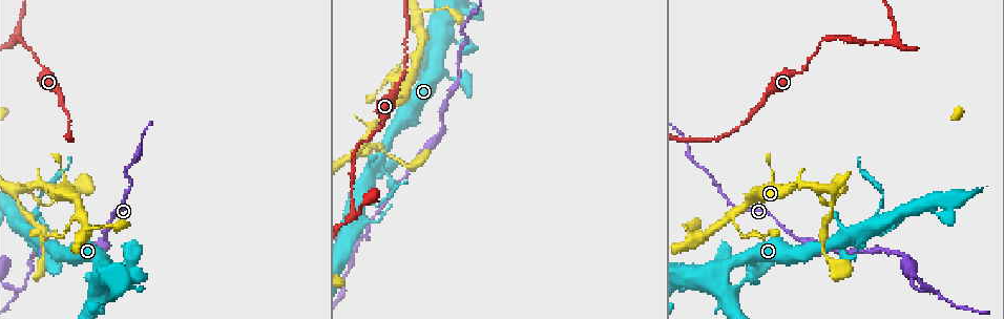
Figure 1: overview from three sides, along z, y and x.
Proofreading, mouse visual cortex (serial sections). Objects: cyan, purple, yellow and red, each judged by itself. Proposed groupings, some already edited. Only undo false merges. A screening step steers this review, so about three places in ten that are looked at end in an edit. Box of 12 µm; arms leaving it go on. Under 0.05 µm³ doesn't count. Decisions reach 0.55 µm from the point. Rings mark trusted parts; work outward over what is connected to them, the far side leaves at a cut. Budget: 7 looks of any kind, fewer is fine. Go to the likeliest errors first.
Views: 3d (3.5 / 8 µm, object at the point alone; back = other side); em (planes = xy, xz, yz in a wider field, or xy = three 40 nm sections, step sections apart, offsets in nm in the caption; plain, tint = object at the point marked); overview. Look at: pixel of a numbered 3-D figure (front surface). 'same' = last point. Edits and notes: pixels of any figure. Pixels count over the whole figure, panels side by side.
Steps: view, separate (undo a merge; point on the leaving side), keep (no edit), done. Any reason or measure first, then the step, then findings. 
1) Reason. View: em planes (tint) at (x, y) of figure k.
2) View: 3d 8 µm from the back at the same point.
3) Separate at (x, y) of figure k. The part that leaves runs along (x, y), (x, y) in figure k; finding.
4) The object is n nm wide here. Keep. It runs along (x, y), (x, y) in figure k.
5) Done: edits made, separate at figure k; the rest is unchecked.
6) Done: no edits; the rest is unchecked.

A narrow waist. View: 3d 3.5 µm from the back at (353, 252) of figure 1.

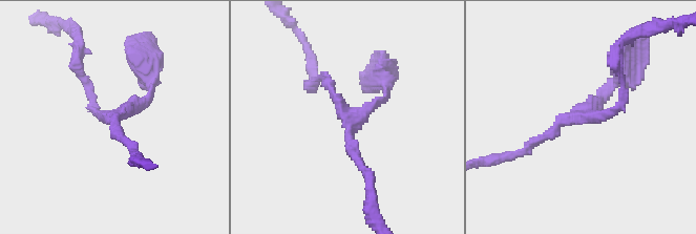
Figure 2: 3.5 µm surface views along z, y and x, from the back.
Shape alone is not enough. View: em xy step 5 (tint) at (345, 116) of figure 2.

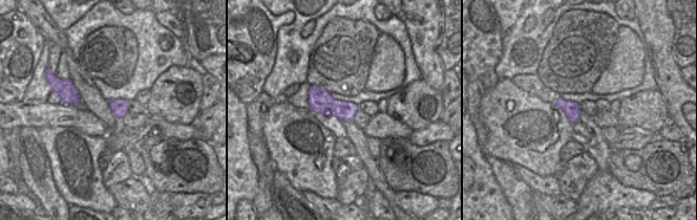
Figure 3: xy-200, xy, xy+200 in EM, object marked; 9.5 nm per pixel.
The object is 220 nm wide here. Keep. It runs along (319, 78), (345, 115), (381, 100), (387, 84) in figure 2; continuous, no second cell.

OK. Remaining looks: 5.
Thin arm on a thick one. View: 3d 3.5 µm at (874, 218) of figure 1.

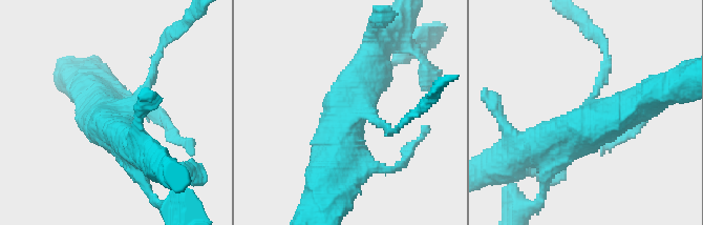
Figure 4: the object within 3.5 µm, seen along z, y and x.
3 arms meet here; the arms are 150, 500, 500 nm wide. View: em xy step 1 (tint) at (358, 113) of figure 4.

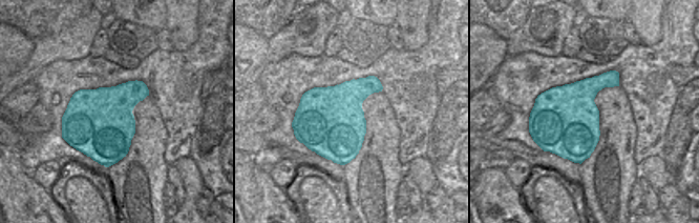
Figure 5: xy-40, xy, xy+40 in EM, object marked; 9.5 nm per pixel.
Separate at (604, 68) of figure 4. A second cell is stuck on.

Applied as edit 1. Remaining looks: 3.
Abrupt turn. View: 3d 3.5 µm from the back at (461, 11) of figure 1.

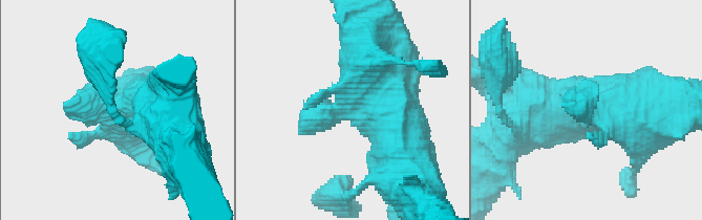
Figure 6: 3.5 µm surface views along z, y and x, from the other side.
Shape alone is not enough. View: em xy step 1 (tint) at (360, 110) of figure 6.

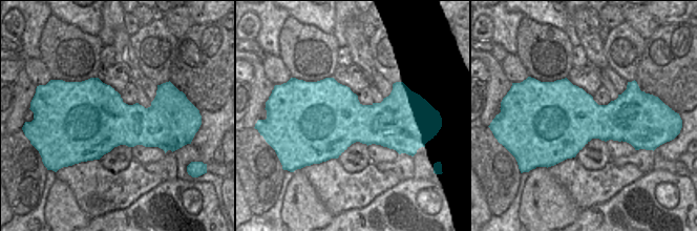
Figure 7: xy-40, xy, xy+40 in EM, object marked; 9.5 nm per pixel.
Cut it another way. View: em xy step 3 (tint) at the same point.

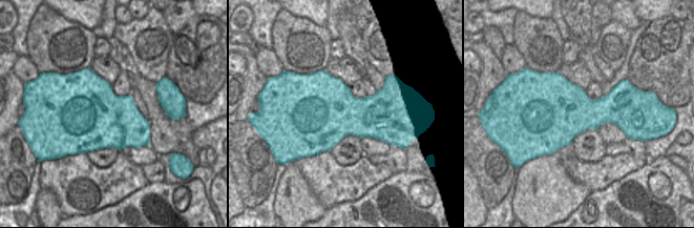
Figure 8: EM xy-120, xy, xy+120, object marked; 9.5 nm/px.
Keep. It runs along (538, 108), (616, 105), (633, 150) in figure 6; all the same cell.

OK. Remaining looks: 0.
Done: edits made, separate at figure 4; the rest is unchecked.

